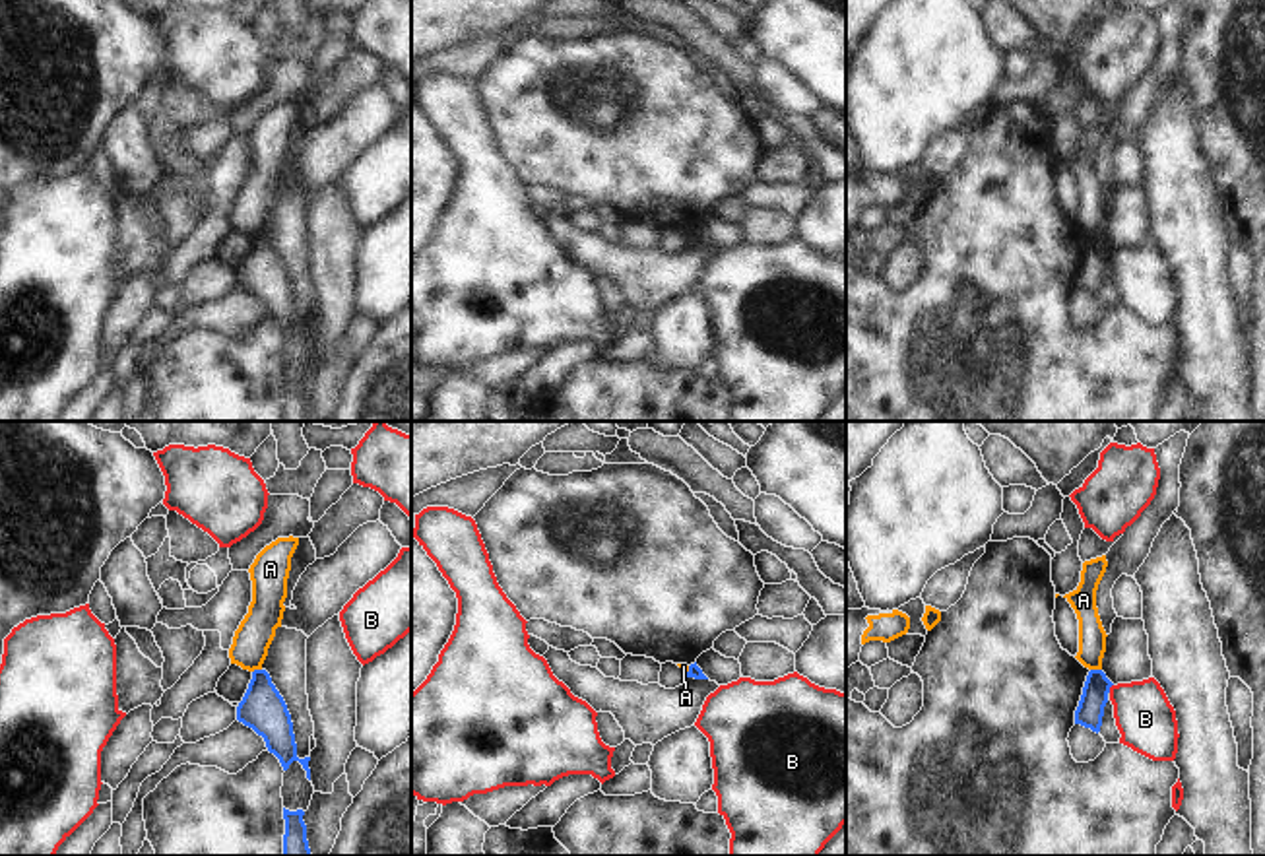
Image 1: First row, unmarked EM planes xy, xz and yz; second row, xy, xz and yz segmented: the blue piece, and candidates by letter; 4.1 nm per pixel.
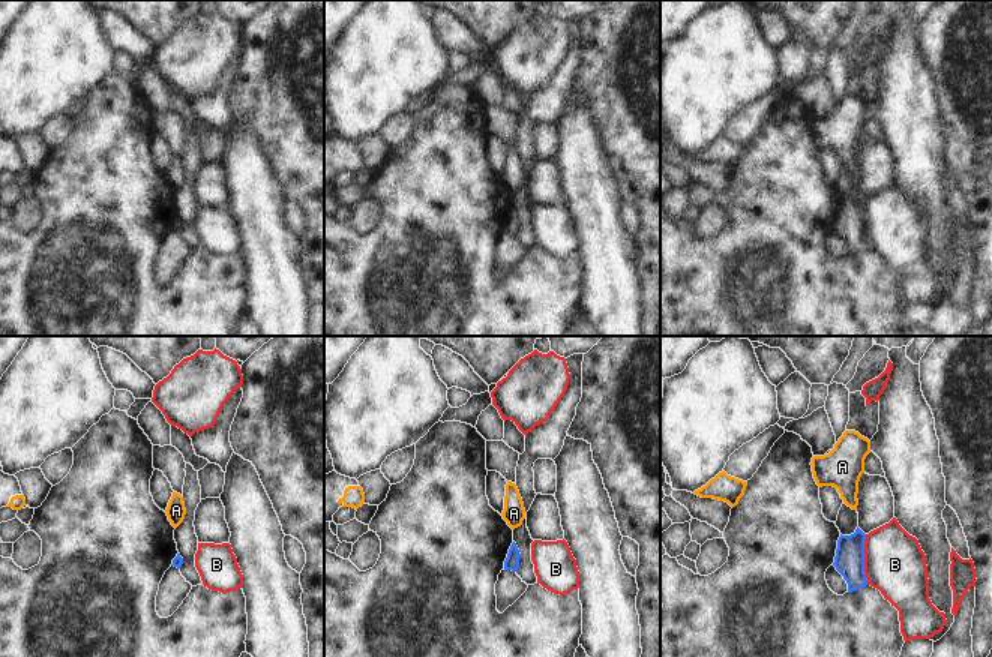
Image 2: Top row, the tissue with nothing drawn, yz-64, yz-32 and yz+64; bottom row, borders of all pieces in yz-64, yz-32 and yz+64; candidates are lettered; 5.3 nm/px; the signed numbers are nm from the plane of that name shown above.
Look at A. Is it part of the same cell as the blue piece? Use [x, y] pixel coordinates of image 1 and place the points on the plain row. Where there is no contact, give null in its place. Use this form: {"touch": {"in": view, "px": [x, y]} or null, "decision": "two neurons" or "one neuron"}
{"touch": {"in": "yz", "px": [1097, 235]}, "decision": "two neurons"}

